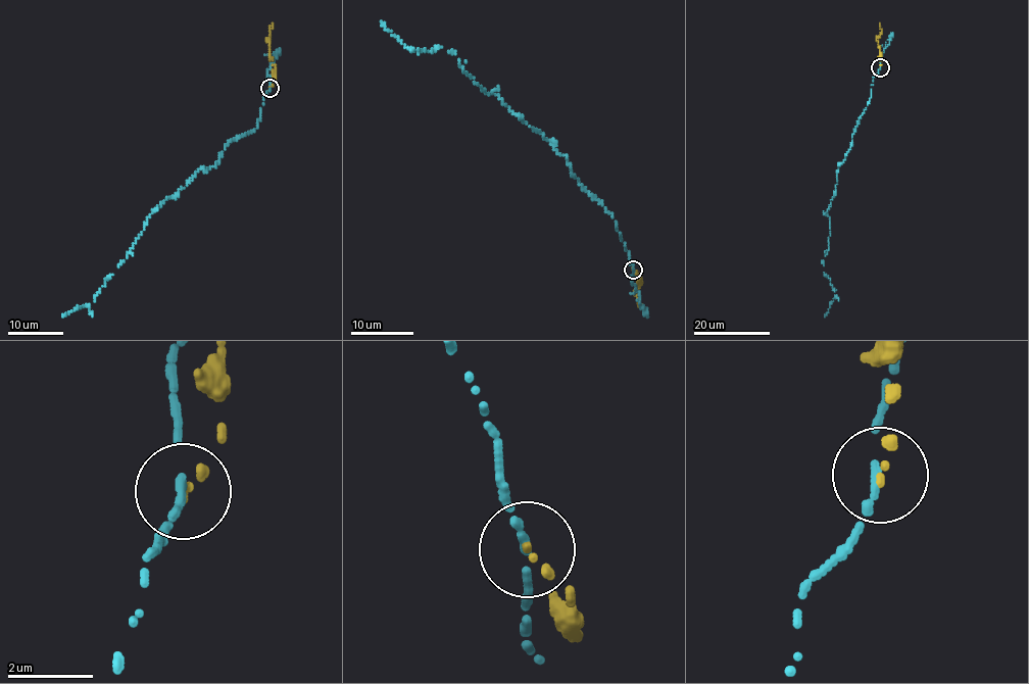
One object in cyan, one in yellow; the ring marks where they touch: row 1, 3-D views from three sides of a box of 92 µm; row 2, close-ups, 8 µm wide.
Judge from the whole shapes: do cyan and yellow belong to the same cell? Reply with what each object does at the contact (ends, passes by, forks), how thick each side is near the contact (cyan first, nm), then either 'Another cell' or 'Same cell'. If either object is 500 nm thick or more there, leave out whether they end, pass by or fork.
At the ring cyan passes by. At the ring yellow ends. Thickness 160 nm (cyan) against 110 nm. Another cell

